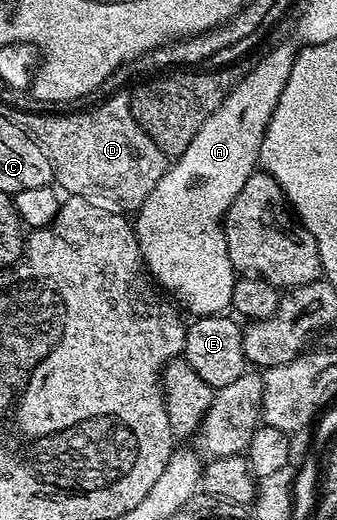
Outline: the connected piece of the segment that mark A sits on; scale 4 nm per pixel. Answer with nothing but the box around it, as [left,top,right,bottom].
[134,44,295,317]

